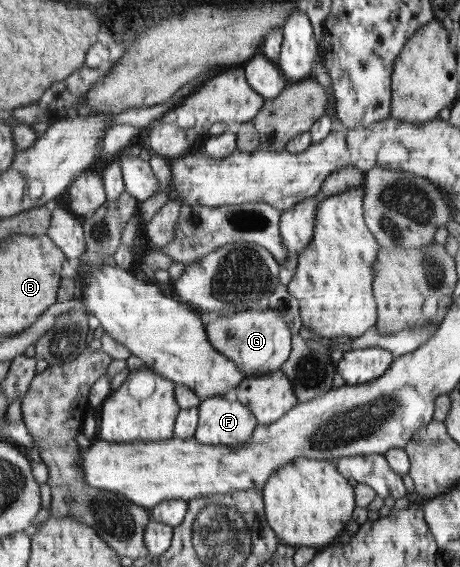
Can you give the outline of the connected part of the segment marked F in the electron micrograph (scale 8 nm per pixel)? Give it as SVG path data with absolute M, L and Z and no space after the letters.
M210 397L199 406L199 421L194 438L202 444L244 444L258 424L254 413L240 401L229 402L224 397Z

